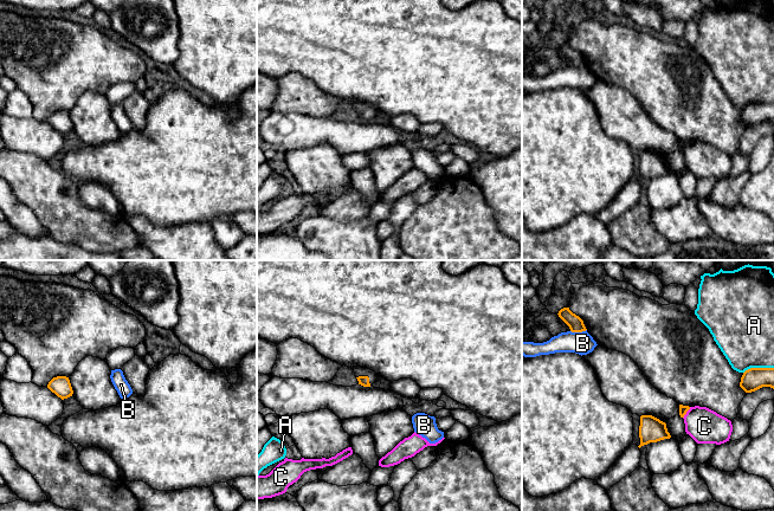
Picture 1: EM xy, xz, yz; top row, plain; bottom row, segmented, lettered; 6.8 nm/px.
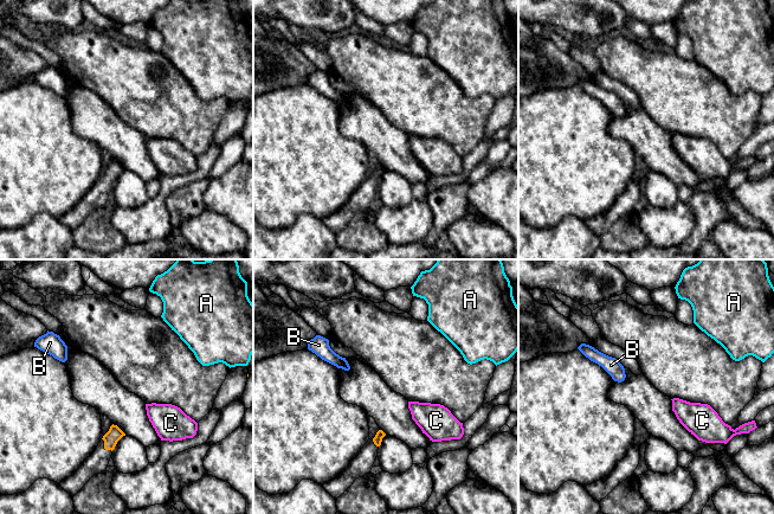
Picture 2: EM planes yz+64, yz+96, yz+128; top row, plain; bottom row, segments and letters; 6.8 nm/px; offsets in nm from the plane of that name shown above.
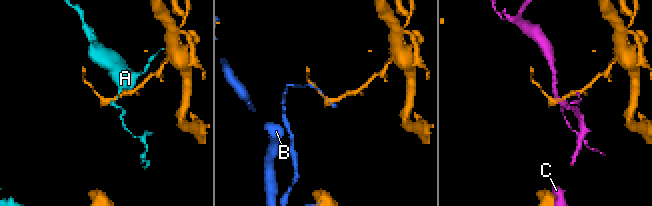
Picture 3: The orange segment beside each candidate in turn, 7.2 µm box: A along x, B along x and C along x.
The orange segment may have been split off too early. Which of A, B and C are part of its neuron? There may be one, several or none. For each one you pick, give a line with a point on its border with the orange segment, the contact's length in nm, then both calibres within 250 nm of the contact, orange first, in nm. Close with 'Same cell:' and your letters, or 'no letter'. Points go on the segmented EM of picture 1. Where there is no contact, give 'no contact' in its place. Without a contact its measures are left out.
Same cell: no letter

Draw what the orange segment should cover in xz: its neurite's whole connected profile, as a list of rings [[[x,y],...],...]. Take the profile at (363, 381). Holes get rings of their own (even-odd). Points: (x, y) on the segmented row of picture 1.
[[[354,367],[351,368],[355,373],[355,376],[359,381],[359,384],[363,387],[370,387],[378,380],[379,375],[365,367]]]

